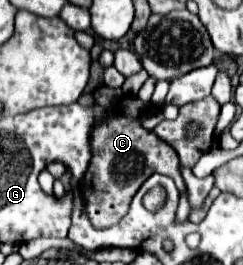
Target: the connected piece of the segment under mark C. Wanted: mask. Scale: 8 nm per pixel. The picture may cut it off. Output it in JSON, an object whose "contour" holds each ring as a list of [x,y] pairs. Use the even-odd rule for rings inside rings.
{"contour":[[[116,114],[106,118],[106,122],[98,122],[94,134],[90,134],[90,150],[90,166],[84,178],[80,180],[78,190],[86,202],[86,214],[90,216],[92,226],[98,230],[114,226],[126,214],[132,196],[154,172],[170,176],[180,192],[186,188],[178,172],[180,160],[174,148],[160,140],[154,132],[144,130],[140,120],[122,118],[122,114]]]}

